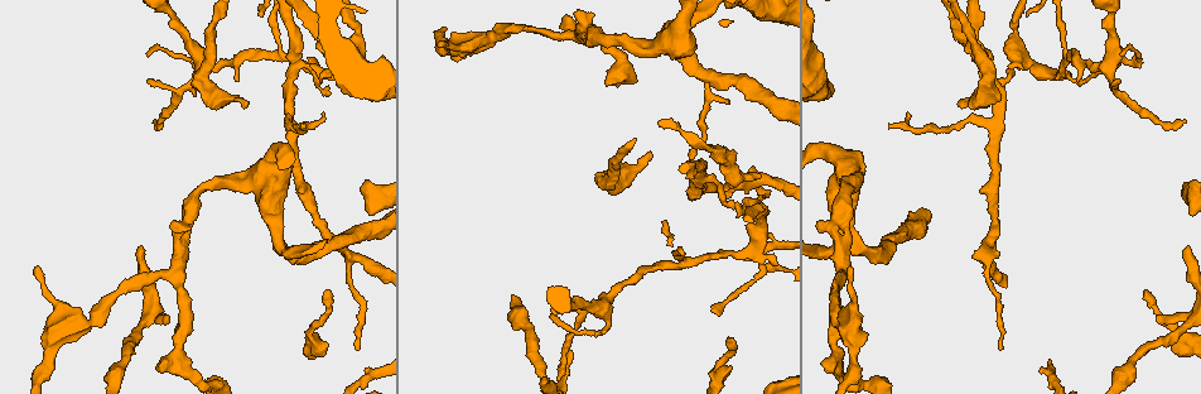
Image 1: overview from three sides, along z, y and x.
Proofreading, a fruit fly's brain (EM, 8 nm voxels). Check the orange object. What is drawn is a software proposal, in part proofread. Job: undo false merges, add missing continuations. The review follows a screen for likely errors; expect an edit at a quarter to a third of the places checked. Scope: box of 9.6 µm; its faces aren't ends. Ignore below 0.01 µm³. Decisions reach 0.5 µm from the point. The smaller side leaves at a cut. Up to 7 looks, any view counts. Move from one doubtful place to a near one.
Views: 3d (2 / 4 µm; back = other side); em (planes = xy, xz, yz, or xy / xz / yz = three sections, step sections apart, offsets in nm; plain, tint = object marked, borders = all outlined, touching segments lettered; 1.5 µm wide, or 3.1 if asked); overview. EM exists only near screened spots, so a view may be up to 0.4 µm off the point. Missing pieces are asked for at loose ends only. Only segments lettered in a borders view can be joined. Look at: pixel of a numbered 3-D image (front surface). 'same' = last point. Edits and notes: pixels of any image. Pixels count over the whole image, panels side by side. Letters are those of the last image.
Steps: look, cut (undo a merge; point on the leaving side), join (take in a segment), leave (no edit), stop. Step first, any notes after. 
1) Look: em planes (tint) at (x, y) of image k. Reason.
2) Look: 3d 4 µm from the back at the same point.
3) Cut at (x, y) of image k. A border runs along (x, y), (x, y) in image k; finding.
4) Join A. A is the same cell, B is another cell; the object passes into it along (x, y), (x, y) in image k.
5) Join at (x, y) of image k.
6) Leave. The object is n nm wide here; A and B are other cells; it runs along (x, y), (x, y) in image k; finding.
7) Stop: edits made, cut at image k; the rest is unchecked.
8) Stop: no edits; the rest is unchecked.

Look: 3d 2 µm at (1183, 123) of image 1. Free end.

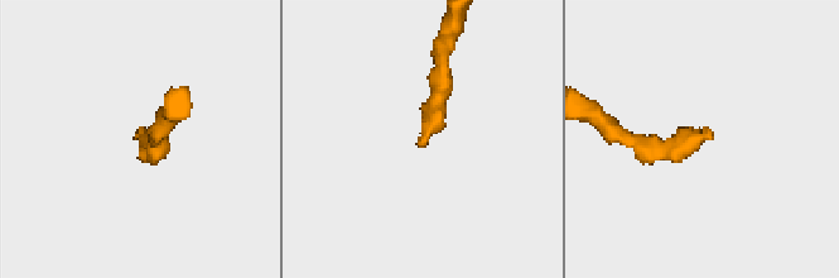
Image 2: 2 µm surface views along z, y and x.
Look: em planes (plain) at (419, 144) of image 2. Shape alone is not enough.

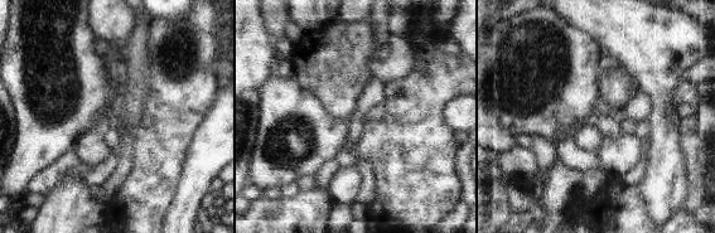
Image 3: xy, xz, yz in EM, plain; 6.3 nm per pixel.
Look: em planes (borders) at the same point. See the neighbours.

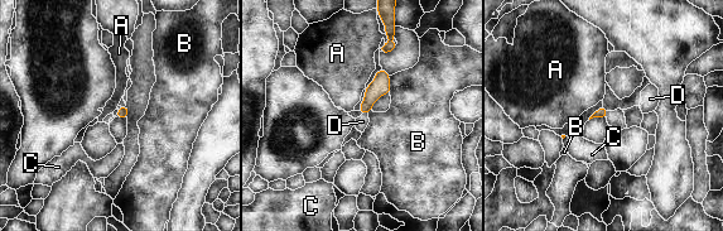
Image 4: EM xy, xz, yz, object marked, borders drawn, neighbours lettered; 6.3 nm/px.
Join D. D is the same cell, A, B and C are other cells; the object passes into it along (380, 86), (364, 114), (362, 121) in image 4; the neuron continues.

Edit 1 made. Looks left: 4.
Look: 3d 4 µm at (748, 255) of image 1. Three-way junction.

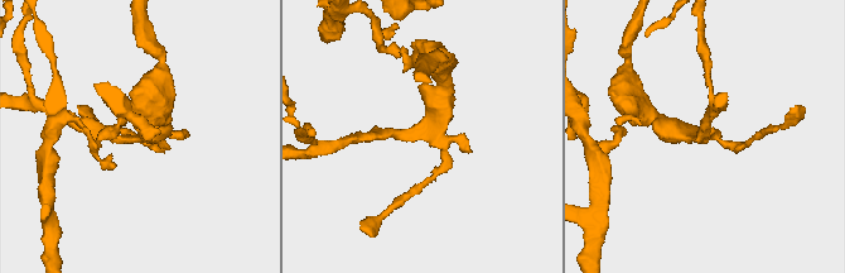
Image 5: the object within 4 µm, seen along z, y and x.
Look: em planes (tint) at (419, 134) of image 5. Now the EM.

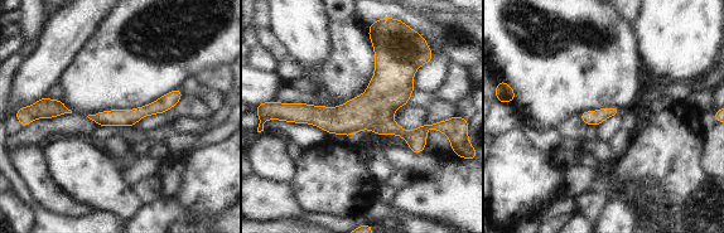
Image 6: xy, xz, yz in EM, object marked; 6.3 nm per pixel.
Look: em planes (borders) at the same point.

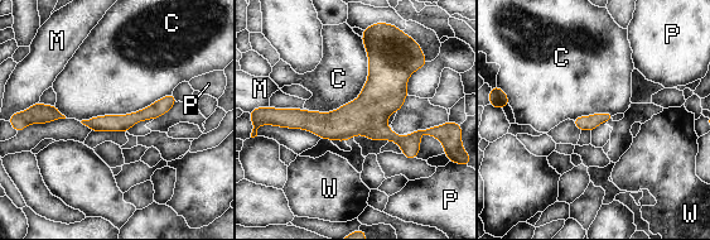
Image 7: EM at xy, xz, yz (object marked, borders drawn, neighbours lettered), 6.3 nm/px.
Leave. C, M, P and W are other cells; a border runs along (361, 37), (361, 92), (309, 111) in image 7; one neuron here.

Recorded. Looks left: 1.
Stop: edits made, join at image 4; the rest is unchecked.

